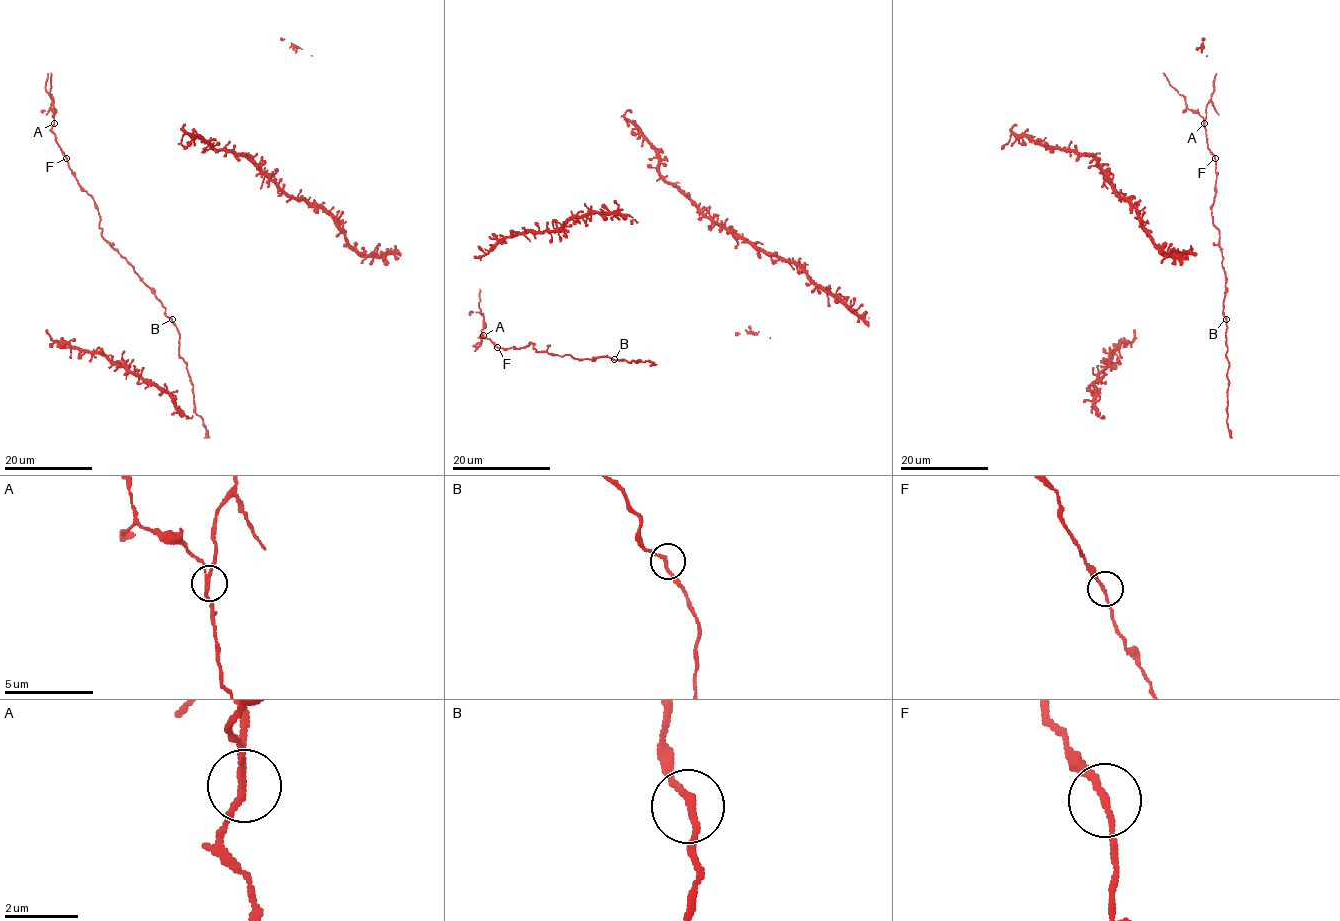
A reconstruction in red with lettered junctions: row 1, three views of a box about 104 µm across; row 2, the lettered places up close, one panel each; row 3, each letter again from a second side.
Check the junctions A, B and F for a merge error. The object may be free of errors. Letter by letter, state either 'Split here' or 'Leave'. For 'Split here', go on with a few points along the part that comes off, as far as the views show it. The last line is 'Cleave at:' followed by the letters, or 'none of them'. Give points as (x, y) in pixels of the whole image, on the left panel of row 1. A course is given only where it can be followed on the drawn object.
A: Split here. Course of the part to remove: (54, 122), (52, 99), (45, 89), (48, 73)
B: Leave
F: Leave
Cleave at: A

